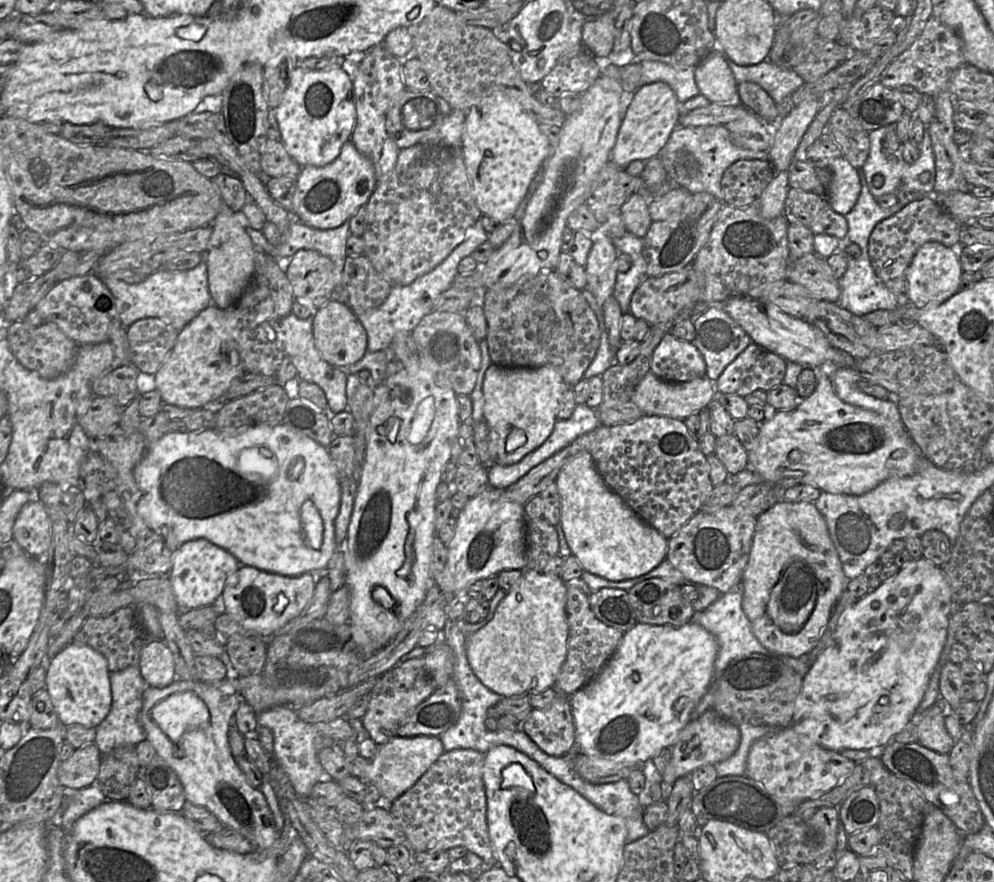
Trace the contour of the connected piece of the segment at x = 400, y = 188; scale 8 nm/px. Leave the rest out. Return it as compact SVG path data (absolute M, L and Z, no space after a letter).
M415 144L411 147L399 151L399 155L394 168L385 176L379 179L377 186L365 204L366 227L362 239L364 241L364 255L369 259L377 272L391 286L406 286L411 284L418 277L429 273L439 265L465 238L467 229L481 220L481 211L475 204L473 198L473 188L470 177L460 149L453 149L444 145L434 146L430 144Z

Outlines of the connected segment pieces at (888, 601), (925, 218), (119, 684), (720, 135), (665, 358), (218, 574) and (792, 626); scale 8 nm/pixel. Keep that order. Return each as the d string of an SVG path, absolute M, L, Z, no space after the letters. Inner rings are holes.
M924 557L911 559L892 579L844 610L824 650L803 678L789 727L835 752L882 749L889 744L911 721L924 696L944 650L954 606L941 568Z
M925 195L905 205L891 217L879 222L869 238L869 259L875 274L886 285L897 305L909 302L906 270L917 250L927 242L939 242L958 248L962 227L938 202L934 195Z
M138 665L111 672L109 679L112 695L111 707L107 716L96 727L94 741L101 755L107 754L121 746L135 746L145 740L145 732L140 724L139 714L143 705L143 693L148 685L141 676Z
M677 125L658 156L661 158L663 167L666 170L667 179L672 181L675 186L683 187L691 194L708 192L722 202L724 202L724 194L721 189L721 180L725 170L729 166L742 159L761 159L770 161L767 151L744 149L733 144L725 125L687 127ZM682 150L690 152L696 158L699 169L695 175L682 175L681 173L675 172L675 159L677 154Z
M666 333L653 352L650 371L658 378L668 382L688 382L706 375L705 360L692 343Z
M204 538L183 543L172 551L168 578L179 607L191 610L213 605L227 585L228 578L242 565L231 553Z
M779 500L757 517L749 560L741 579L742 609L754 635L772 654L792 657L809 654L819 642L847 583L826 521L814 503Z

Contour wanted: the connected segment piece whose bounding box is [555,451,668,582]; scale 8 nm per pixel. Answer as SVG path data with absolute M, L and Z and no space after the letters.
M581 451L569 460L555 481L560 496L560 525L571 554L584 571L609 581L620 582L646 574L666 559L668 539L643 521L606 485L589 451Z

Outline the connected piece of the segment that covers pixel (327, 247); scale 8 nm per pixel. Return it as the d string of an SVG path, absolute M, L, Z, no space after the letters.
M288 213L288 227L280 236L280 244L273 248L273 258L276 260L279 267L285 272L291 257L298 250L305 249L320 252L329 258L333 265L334 289L332 291L332 300L348 305L348 293L345 288L343 288L342 274L344 263L347 258L345 248L347 238L349 236L349 221L344 222L336 228L319 230L306 226L297 218L295 214Z

